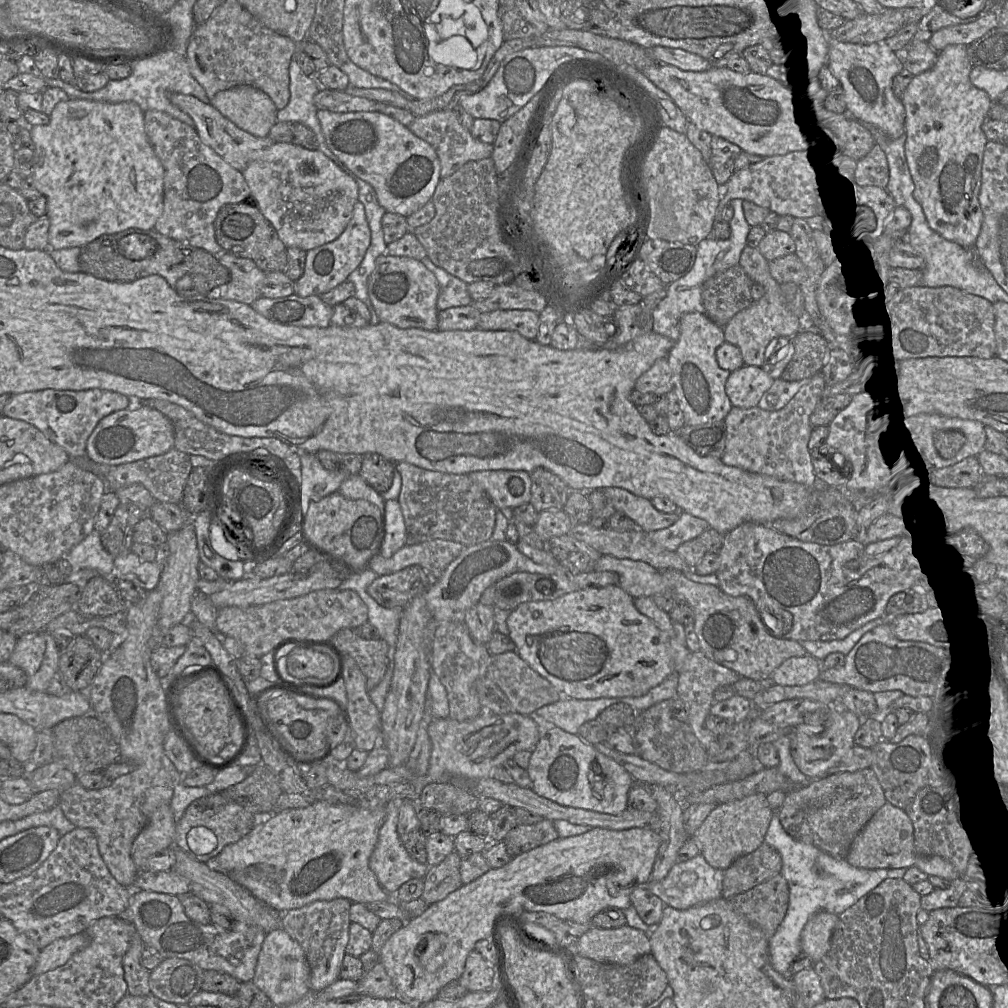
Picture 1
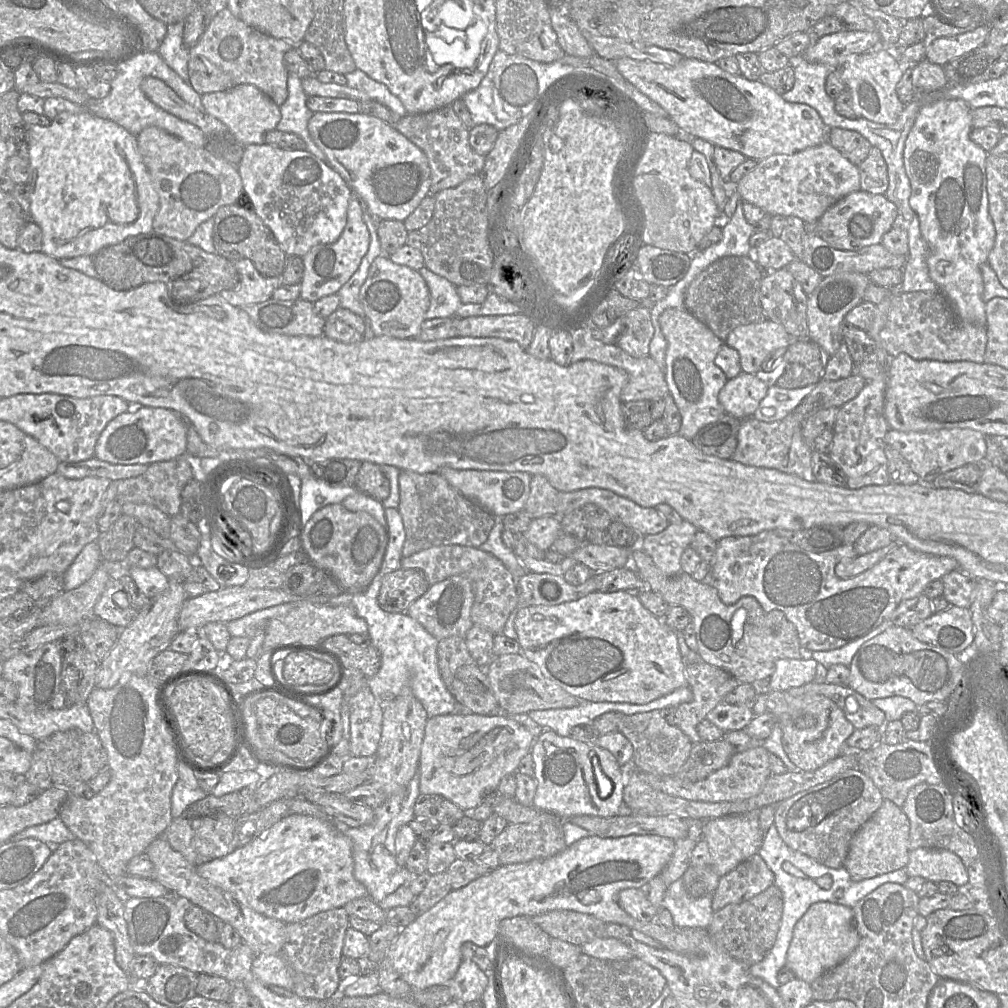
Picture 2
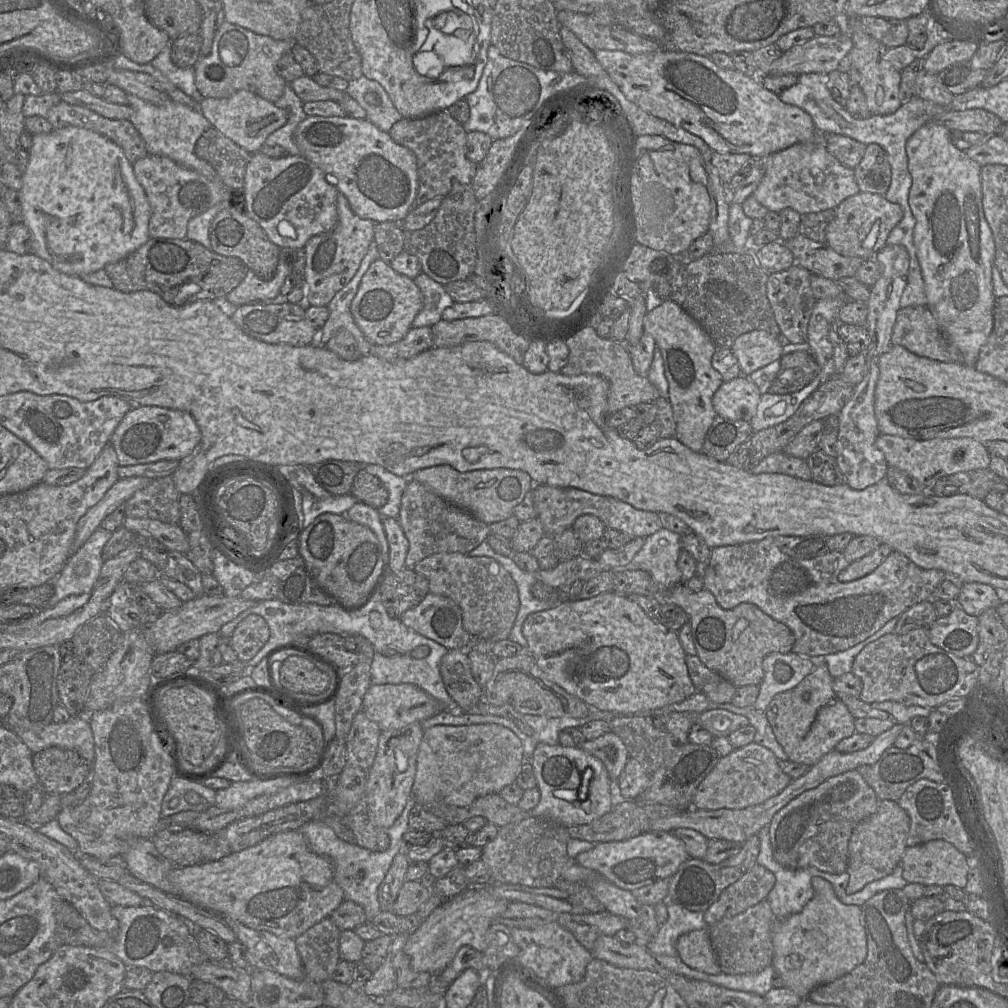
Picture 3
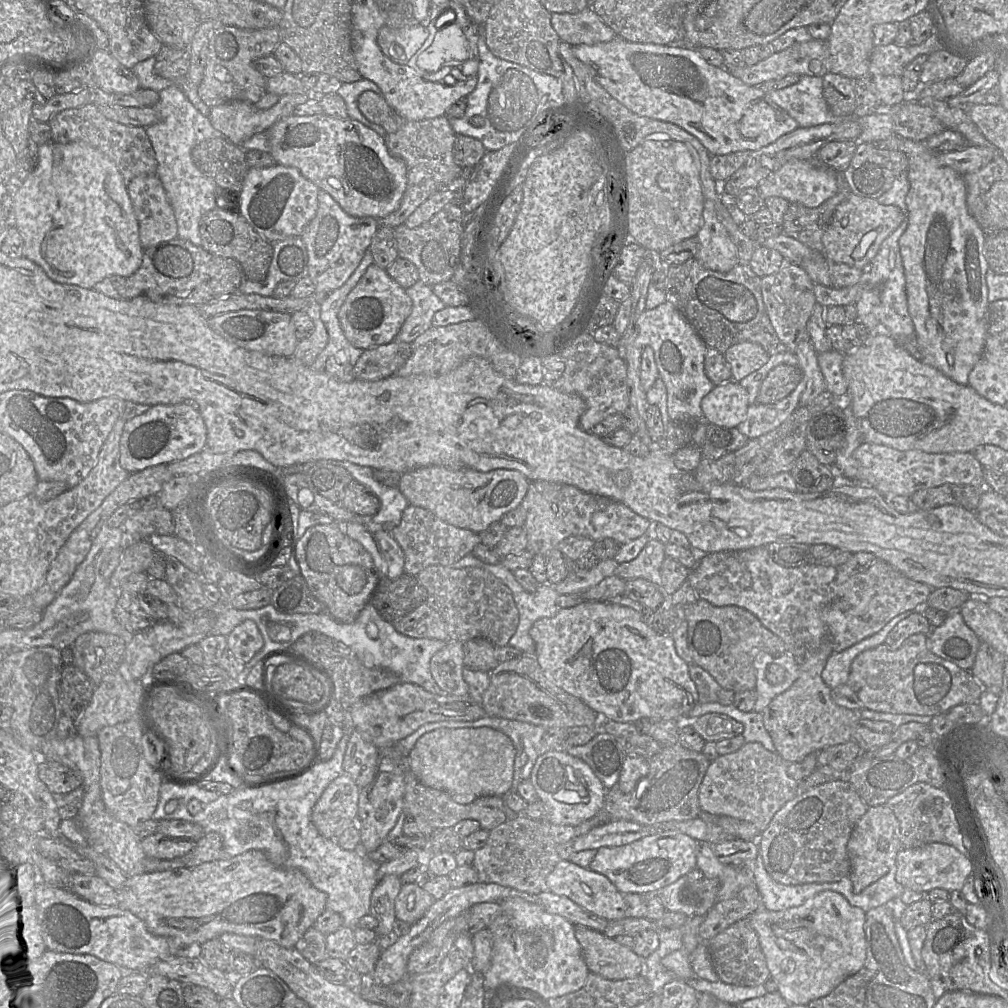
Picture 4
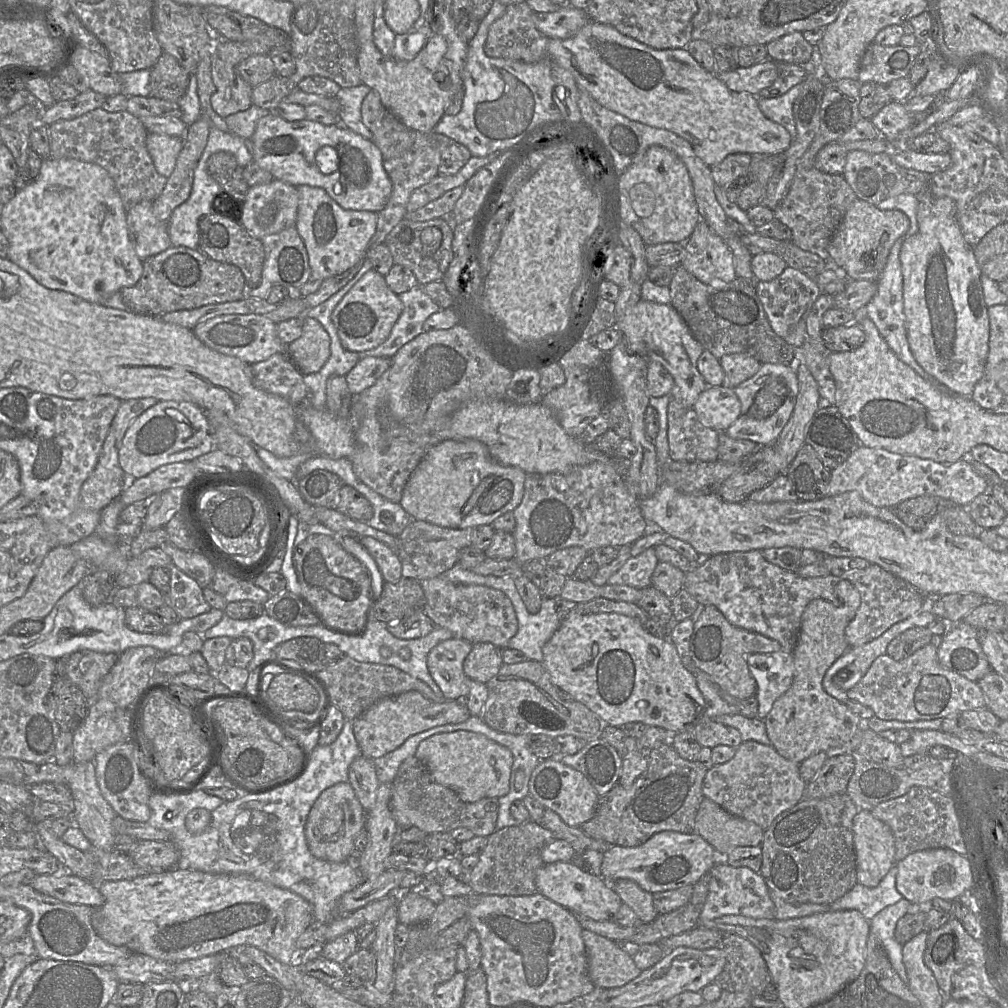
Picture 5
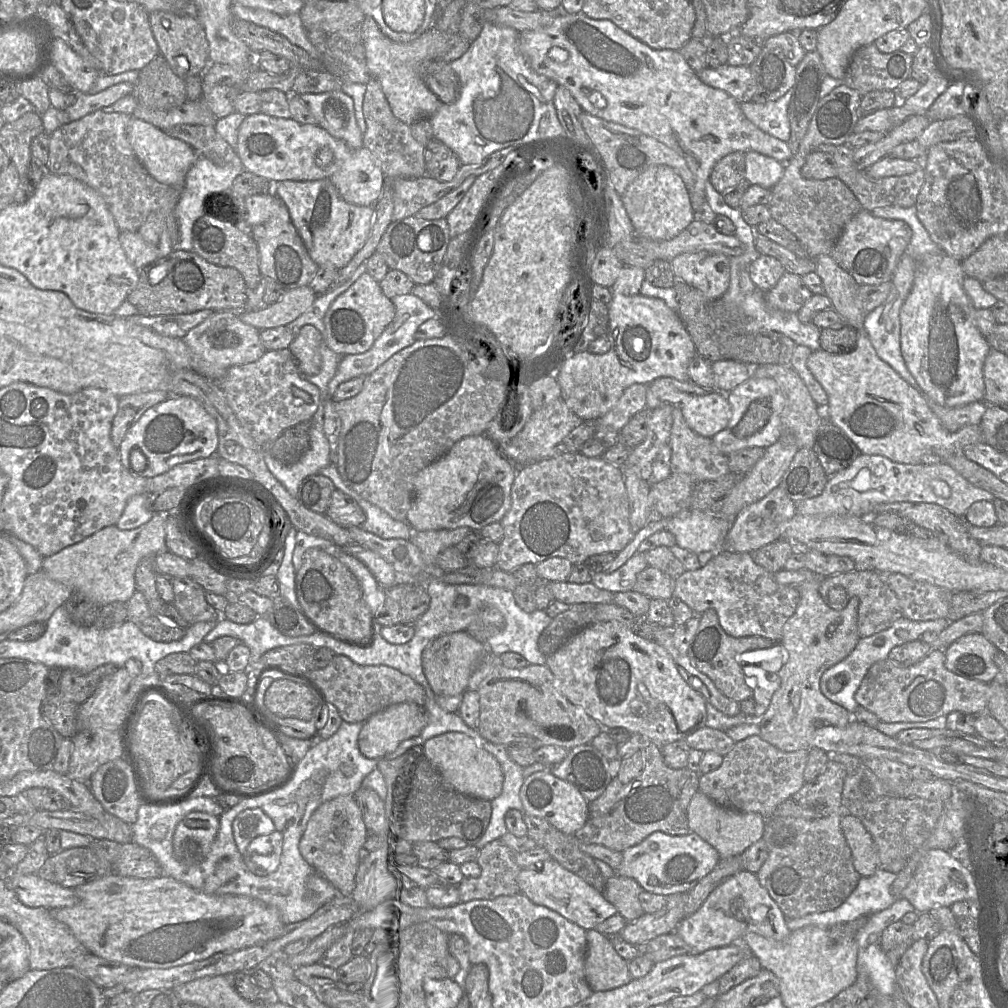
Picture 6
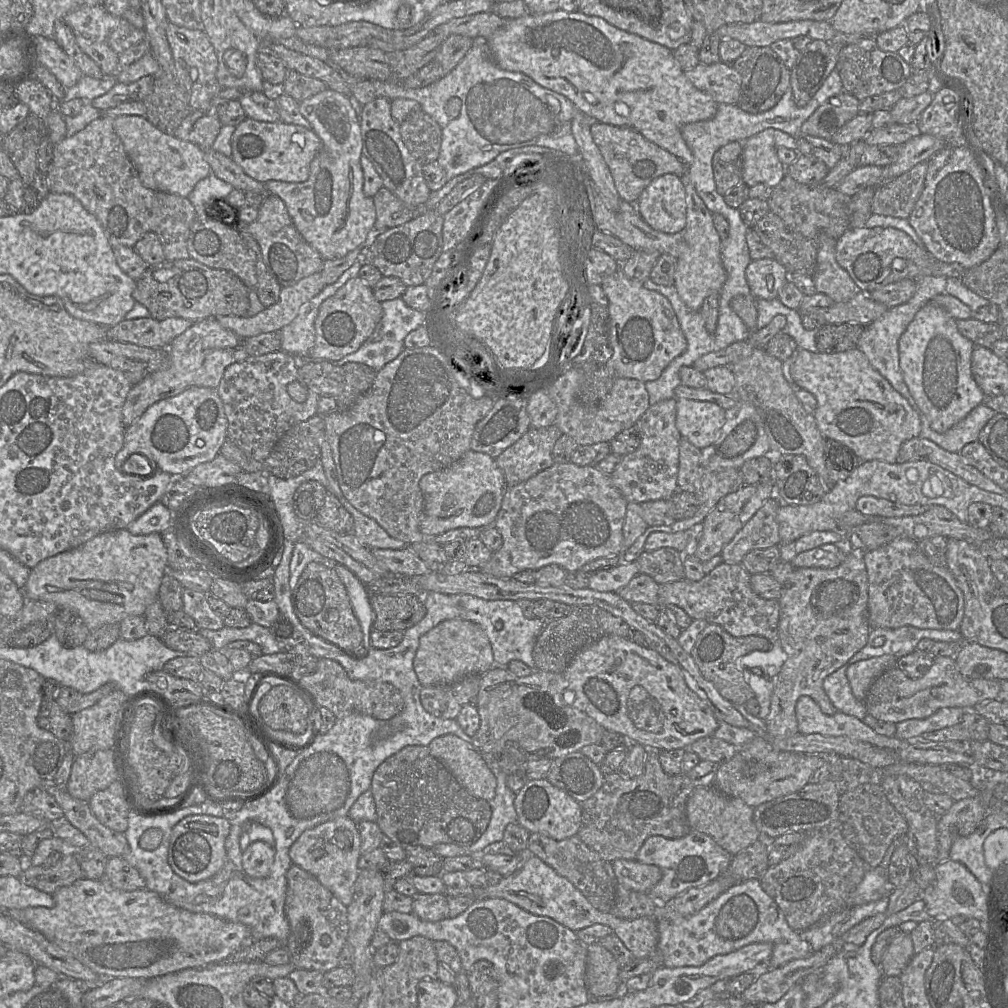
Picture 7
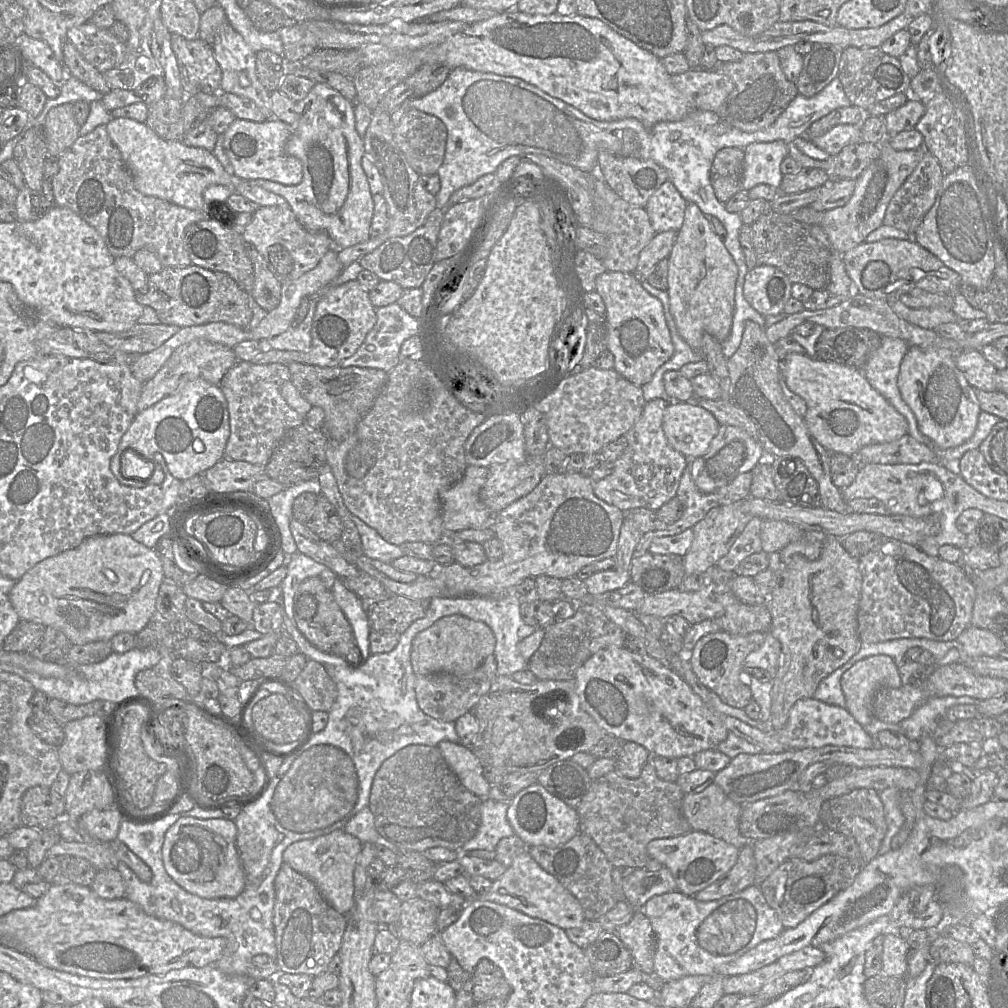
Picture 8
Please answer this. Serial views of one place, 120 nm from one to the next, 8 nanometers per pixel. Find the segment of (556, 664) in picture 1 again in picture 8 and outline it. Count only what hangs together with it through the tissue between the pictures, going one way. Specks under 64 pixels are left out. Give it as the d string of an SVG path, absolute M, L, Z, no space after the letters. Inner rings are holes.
M625 647L599 650L577 671L574 681L581 708L586 711L607 734L635 742L652 755L679 759L696 753L717 749L728 736L728 729L720 717L692 690L674 670L649 655L640 655Z

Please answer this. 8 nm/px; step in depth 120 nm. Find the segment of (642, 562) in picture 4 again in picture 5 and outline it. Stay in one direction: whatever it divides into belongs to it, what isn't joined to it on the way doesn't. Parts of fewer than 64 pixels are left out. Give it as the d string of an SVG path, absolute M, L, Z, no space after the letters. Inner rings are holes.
M651 547L636 557L630 557L625 564L614 573L606 584L629 585L636 589L651 586L651 577L658 564L655 548Z

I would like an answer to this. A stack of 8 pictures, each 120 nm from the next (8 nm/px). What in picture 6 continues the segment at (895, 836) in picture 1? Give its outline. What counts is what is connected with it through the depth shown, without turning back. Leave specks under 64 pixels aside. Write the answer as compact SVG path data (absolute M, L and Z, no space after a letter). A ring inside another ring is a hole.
M850 814L843 815L841 829L851 849L856 871L861 877L873 875L880 865L871 834L857 817Z

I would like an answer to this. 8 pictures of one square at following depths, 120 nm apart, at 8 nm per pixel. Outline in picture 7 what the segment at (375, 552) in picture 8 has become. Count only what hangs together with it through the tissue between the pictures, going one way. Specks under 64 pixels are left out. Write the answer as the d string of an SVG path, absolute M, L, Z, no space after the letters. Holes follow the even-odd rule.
M341 492L343 506L354 520L353 533L359 542L369 549L403 549L407 544L391 537L374 519L357 510Z

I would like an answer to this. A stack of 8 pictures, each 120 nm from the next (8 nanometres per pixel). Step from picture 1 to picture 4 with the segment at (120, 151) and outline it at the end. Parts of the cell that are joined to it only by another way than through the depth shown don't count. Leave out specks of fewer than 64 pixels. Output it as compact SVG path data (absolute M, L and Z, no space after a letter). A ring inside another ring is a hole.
M51 141L40 145L34 170L22 182L12 200L14 227L24 241L23 257L39 265L51 280L91 289L104 278L113 275L128 277L141 266L144 249L127 184L115 163L90 144Z

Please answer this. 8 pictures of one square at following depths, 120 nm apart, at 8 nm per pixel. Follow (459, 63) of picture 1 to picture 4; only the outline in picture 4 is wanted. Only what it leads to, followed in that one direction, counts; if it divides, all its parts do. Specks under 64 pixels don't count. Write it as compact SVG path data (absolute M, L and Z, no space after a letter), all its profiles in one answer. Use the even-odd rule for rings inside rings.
M432 21L428 30L430 35L415 54L416 69L421 75L436 75L446 62L469 58L468 40L457 24L438 30Z

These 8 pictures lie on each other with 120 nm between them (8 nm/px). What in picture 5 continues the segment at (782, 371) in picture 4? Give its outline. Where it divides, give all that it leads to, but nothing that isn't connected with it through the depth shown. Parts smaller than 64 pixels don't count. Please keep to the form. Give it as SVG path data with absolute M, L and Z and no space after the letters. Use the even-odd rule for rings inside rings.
M775 378L767 381L756 394L746 415L761 420L768 418L780 408L789 395L789 386L785 380Z

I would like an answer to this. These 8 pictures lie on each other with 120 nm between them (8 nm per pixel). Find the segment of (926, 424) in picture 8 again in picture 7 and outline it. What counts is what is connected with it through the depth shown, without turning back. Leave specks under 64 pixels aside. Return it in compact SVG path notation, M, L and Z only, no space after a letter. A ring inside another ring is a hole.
M927 303L915 315L899 339L899 365L904 382L930 427L944 433L963 420L975 407L984 403L985 395L971 373L971 357L975 345L960 334L956 319L934 303Z

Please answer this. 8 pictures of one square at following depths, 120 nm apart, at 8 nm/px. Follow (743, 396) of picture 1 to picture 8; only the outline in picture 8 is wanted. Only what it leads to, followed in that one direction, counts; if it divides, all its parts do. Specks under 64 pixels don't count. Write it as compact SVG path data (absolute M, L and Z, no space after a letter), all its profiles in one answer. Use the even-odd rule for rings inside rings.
M672 400L666 407L663 415L662 428L670 446L676 451L680 452L687 458L688 463L692 463L697 457L704 456L708 451L709 445L712 439L716 436L719 430L720 424L715 417L707 411L705 408L697 405L696 400L687 402L680 402L678 400Z

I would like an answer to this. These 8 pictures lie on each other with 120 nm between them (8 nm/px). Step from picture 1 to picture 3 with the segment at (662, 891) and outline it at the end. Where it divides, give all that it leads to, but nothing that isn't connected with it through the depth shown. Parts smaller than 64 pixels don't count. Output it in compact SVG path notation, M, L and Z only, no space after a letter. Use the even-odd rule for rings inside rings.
M665 902L668 919L659 926L657 934L647 943L647 949L653 956L678 956L678 938L694 930L708 929L708 925L704 919L704 912L690 911L673 902Z

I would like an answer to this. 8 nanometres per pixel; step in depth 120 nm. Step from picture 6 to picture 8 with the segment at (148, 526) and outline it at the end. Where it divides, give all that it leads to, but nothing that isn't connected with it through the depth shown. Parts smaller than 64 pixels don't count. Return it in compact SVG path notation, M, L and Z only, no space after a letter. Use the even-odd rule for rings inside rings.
M129 534L92 535L84 539L77 547L38 562L16 581L8 597L20 620L41 623L46 627L54 627L64 633L72 645L82 645L94 641L111 640L120 632L129 632L135 635L139 633L154 617L154 613L156 612L156 598L163 580L162 563L155 549L148 548L137 542Z

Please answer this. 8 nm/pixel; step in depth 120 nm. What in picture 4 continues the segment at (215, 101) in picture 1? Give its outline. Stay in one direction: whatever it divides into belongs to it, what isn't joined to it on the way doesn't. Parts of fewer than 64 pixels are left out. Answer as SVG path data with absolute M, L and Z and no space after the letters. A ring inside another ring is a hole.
M287 94L269 109L258 109L246 101L230 101L210 107L209 120L226 139L241 147L248 138L266 133L277 121L291 116L298 105L309 99L308 95Z

